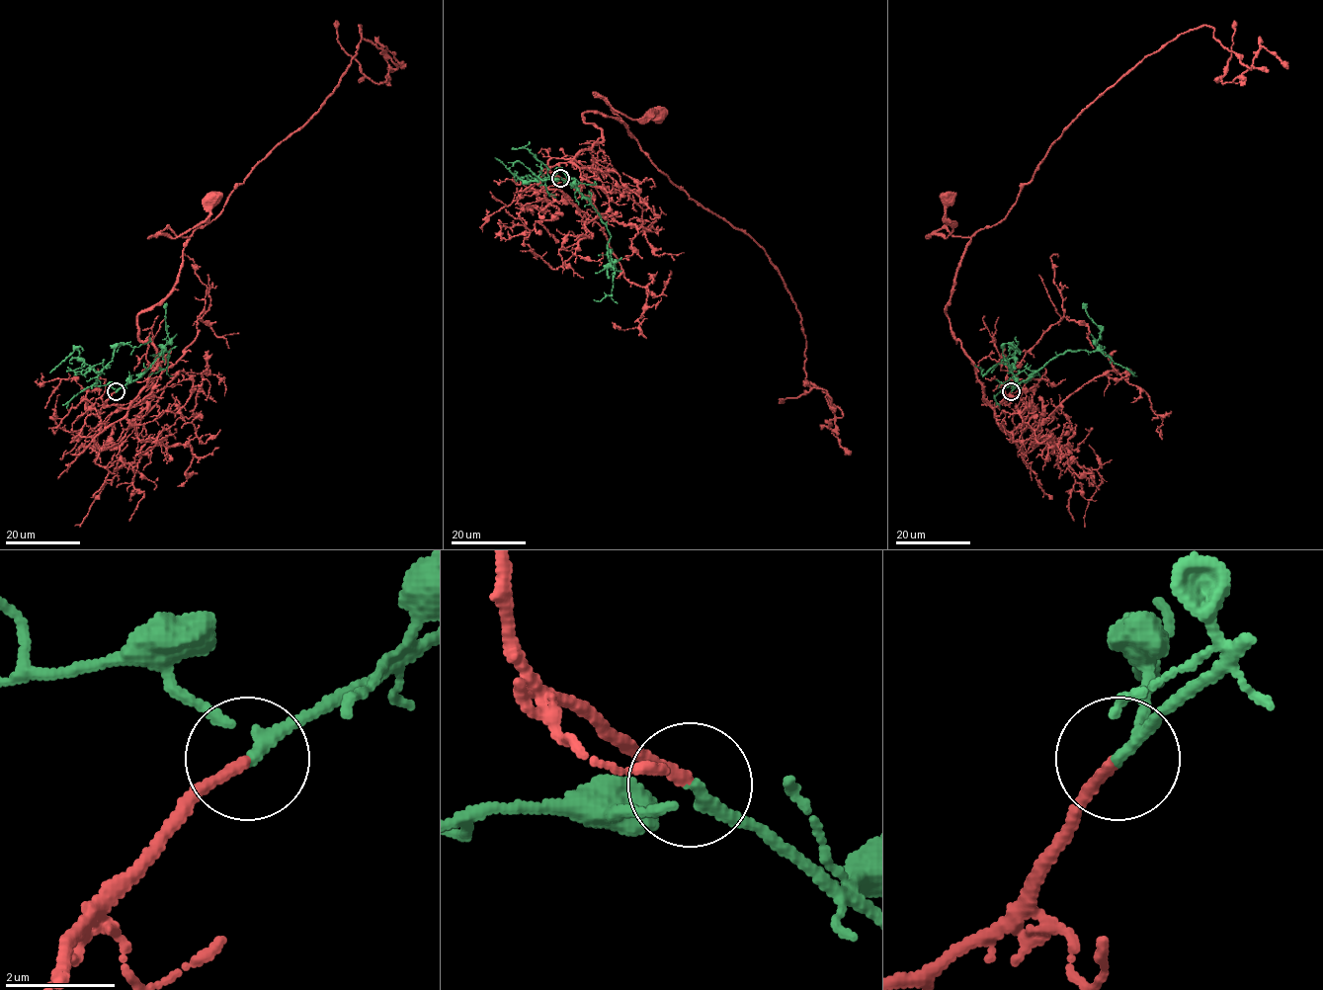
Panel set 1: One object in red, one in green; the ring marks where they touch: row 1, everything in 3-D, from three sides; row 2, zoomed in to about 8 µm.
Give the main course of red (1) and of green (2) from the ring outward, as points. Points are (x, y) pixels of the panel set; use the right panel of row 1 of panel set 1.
1: (1011, 391), (989, 405), (945, 313), (970, 239), (946, 228), (934, 233), (946, 238), (952, 231), (948, 199)
2: (1011, 391), (1058, 355), (1069, 351), (1100, 351), (1115, 363), (1135, 373), (1133, 375)

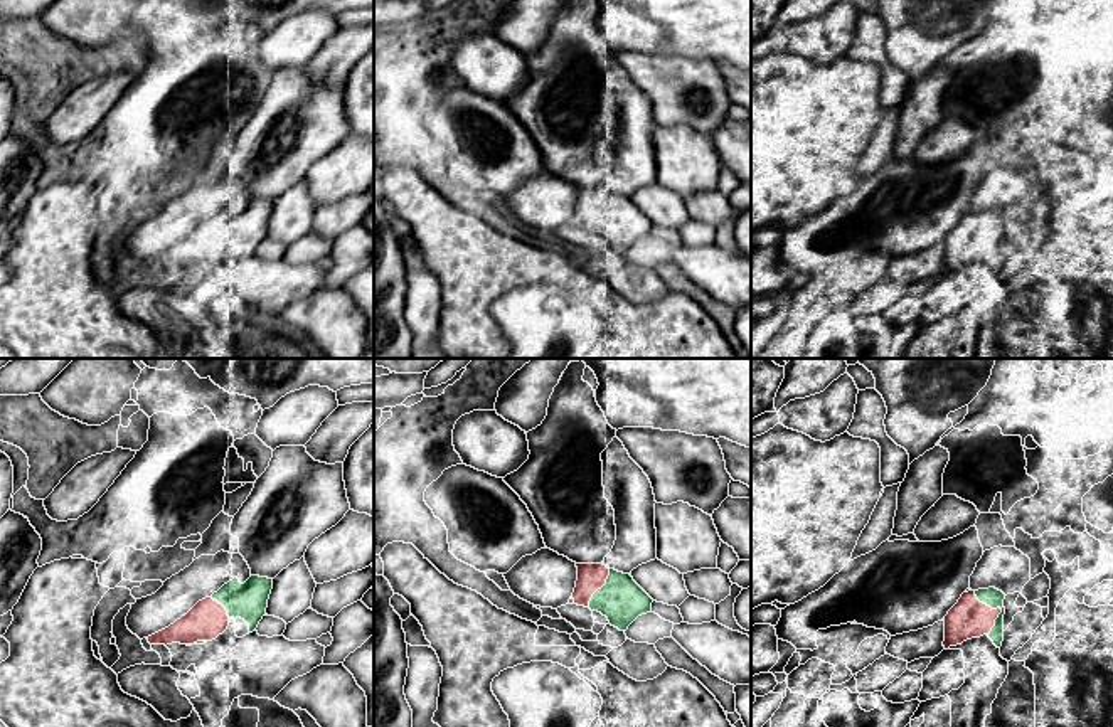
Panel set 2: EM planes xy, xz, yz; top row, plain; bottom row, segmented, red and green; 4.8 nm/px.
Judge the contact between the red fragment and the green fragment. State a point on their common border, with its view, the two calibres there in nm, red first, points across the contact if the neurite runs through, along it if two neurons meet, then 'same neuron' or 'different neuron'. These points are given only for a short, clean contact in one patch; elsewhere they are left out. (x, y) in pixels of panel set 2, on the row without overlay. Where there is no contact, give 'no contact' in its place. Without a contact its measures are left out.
contact yz (997, 231); calibres 190 and 90 nm; same neuron

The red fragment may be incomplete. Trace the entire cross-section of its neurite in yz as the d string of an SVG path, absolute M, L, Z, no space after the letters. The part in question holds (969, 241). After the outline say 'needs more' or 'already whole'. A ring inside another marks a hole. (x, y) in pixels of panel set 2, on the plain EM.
M995 210L967 212L943 242L945 273L983 257L1000 271L1004 264L1004 222L1005 217Z | needs more

